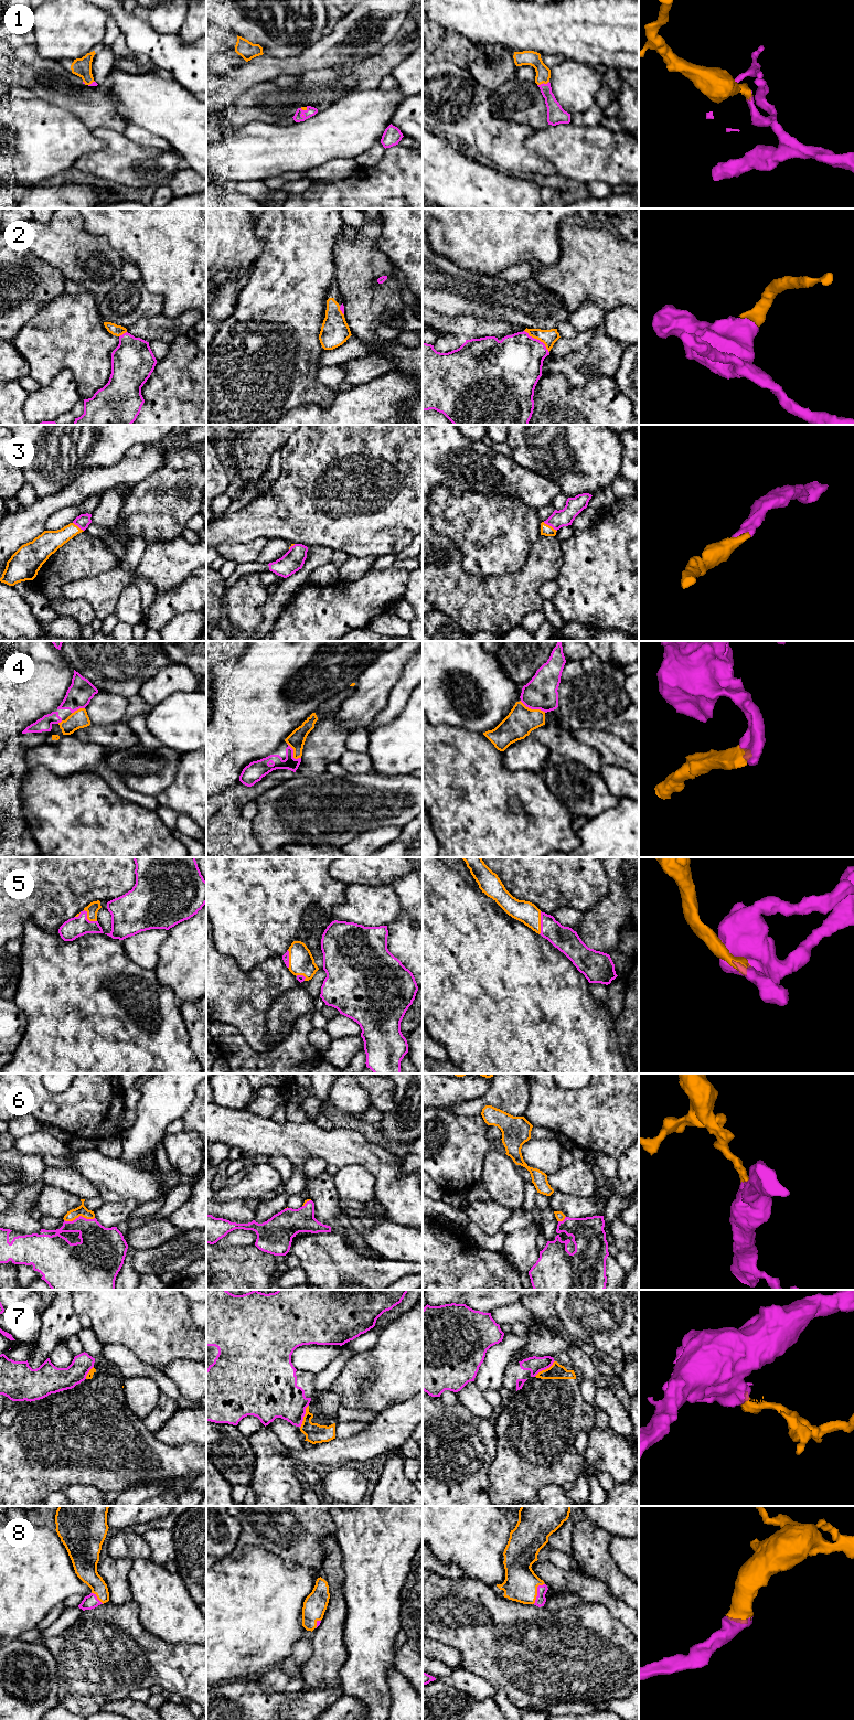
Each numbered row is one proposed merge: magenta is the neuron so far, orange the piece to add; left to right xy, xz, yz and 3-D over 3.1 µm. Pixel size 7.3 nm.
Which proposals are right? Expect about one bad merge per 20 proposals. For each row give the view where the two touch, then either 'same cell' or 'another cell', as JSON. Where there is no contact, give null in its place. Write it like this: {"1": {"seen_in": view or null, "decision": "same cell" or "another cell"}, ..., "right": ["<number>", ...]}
{"1": {"seen_in": "yz", "decision": "same cell"}, "2": {"seen_in": "yz", "decision": "same cell"}, "3": {"seen_in": "yz", "decision": "same cell"}, "4": {"seen_in": "yz", "decision": "another cell"}, "5": {"seen_in": "yz", "decision": "same cell"}, "6": {"seen_in": "xy", "decision": "same cell"}, "7": {"seen_in": "xz", "decision": "another cell"}, "8": {"seen_in": "yz", "decision": "same cell"}, "right": ["1", "2", "3", "5", "6", "8"]}

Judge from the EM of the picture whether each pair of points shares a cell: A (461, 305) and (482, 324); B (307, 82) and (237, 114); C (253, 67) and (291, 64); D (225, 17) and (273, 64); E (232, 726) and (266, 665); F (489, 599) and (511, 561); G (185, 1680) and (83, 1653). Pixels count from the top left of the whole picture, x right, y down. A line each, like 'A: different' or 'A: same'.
A: different
B: same
C: same
D: different
E: same
F: different
G: same

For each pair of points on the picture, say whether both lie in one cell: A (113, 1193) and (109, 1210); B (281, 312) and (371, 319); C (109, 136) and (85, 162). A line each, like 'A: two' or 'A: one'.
A: two
B: two
C: one

